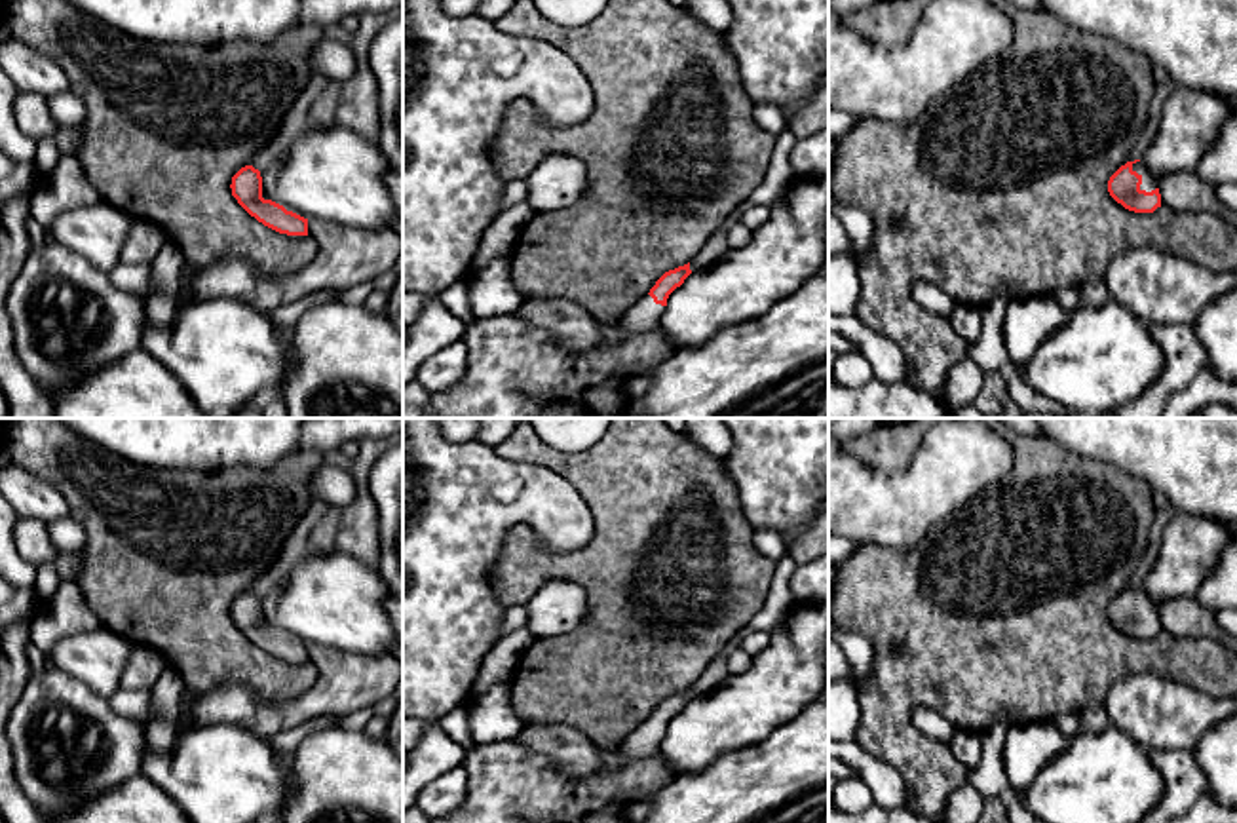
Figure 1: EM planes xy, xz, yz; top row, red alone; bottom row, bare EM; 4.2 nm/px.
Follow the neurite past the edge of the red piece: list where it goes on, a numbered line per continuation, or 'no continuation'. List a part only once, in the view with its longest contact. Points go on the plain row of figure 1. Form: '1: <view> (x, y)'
1: yz (1150, 609)

